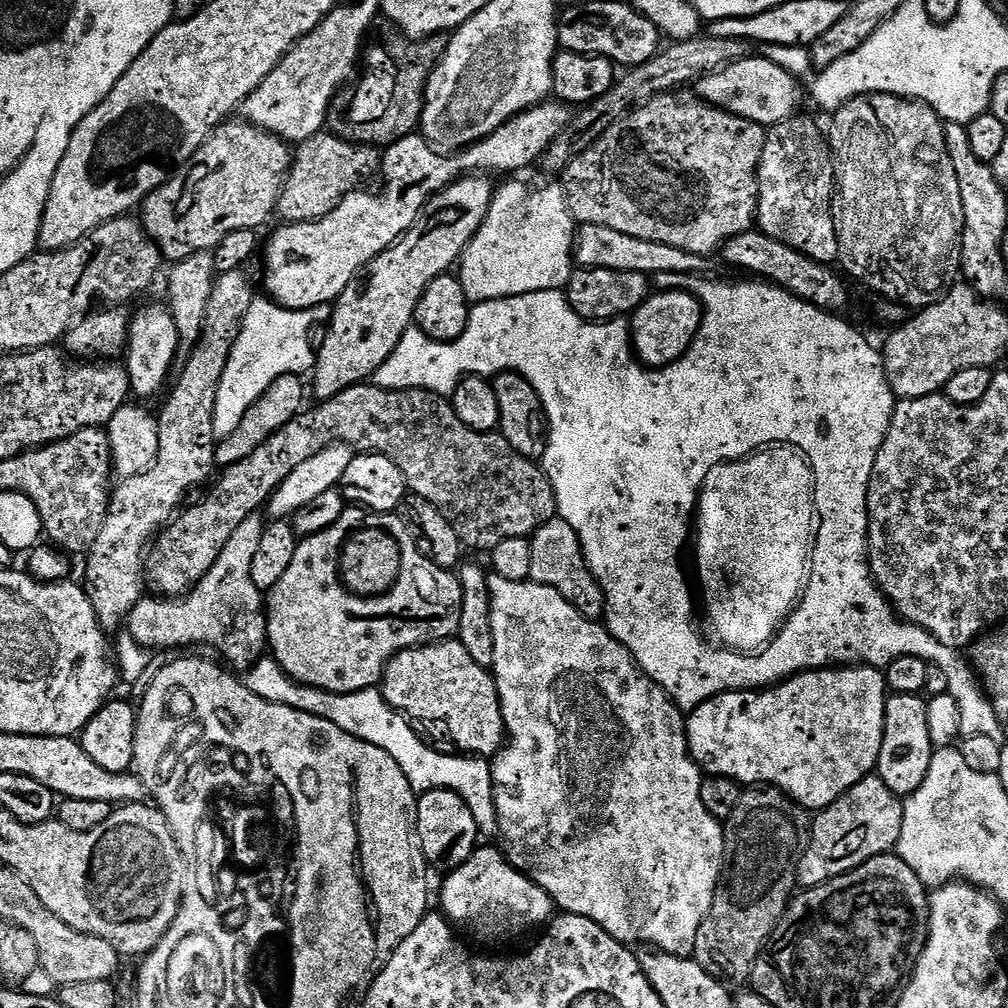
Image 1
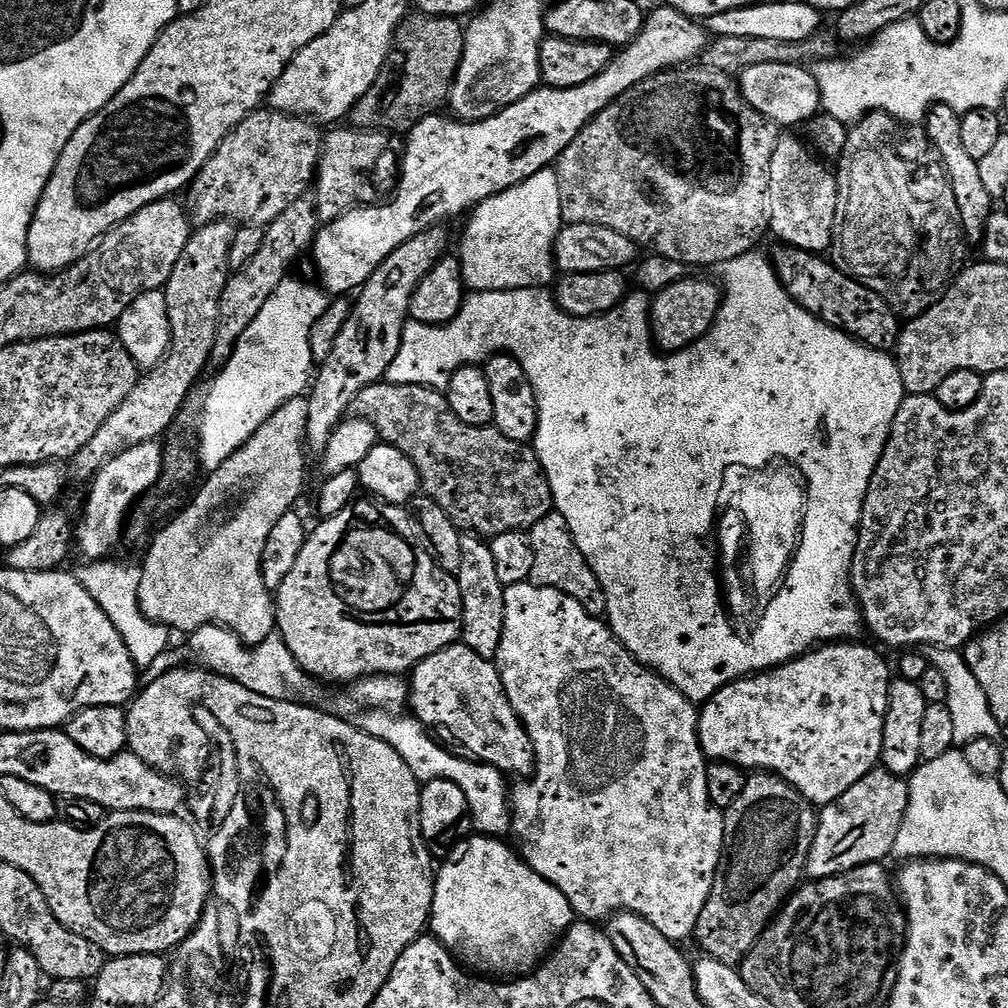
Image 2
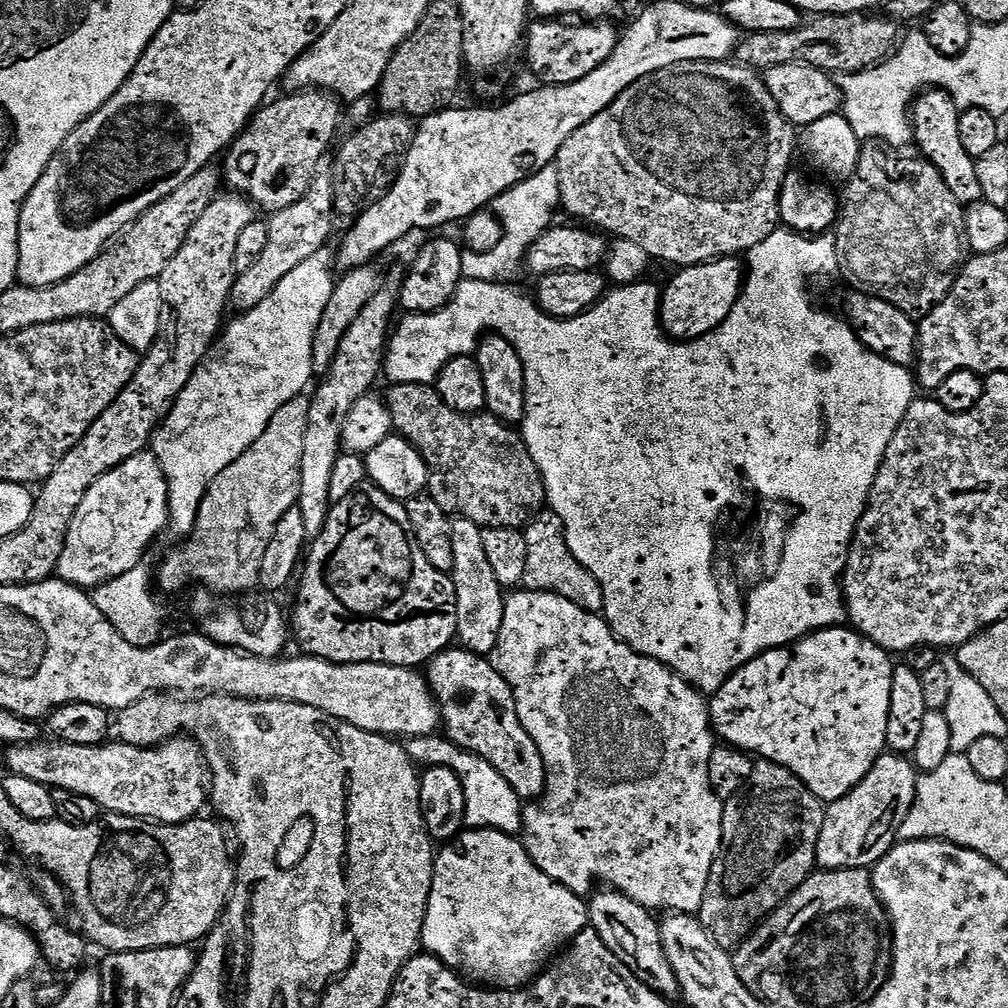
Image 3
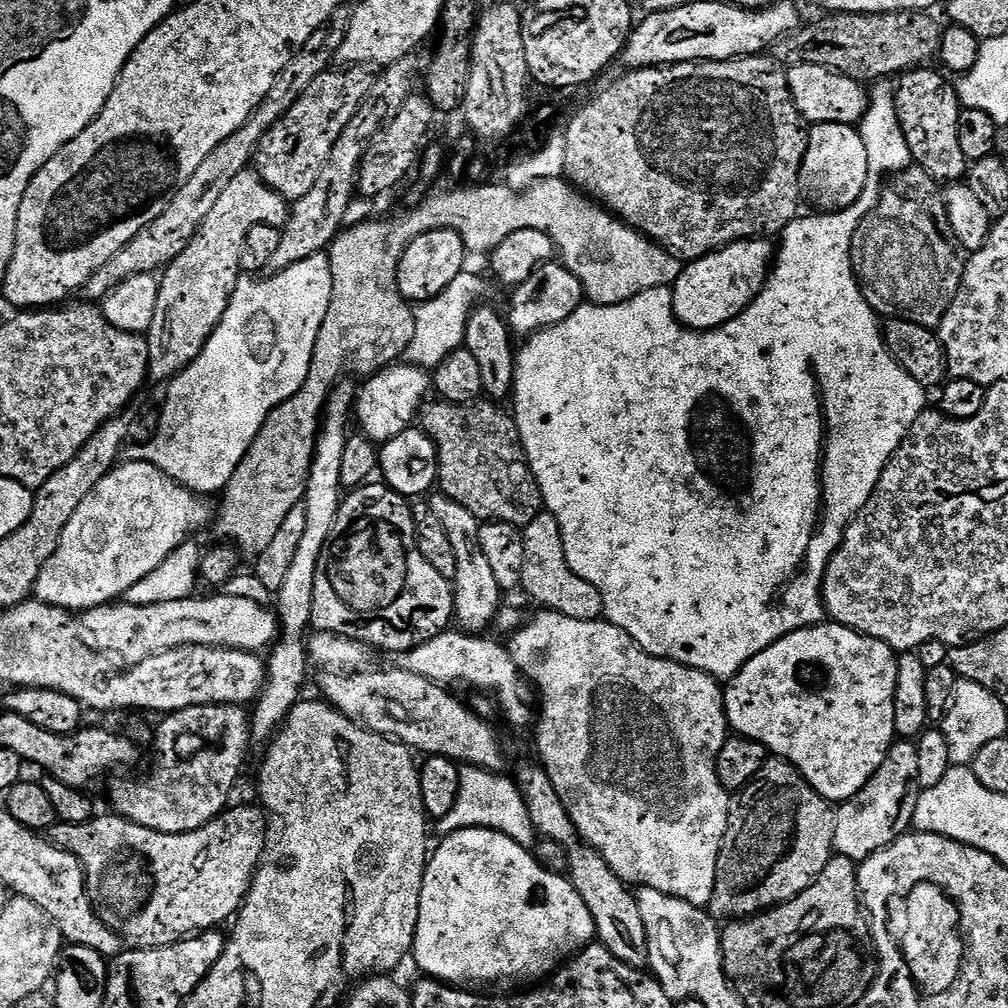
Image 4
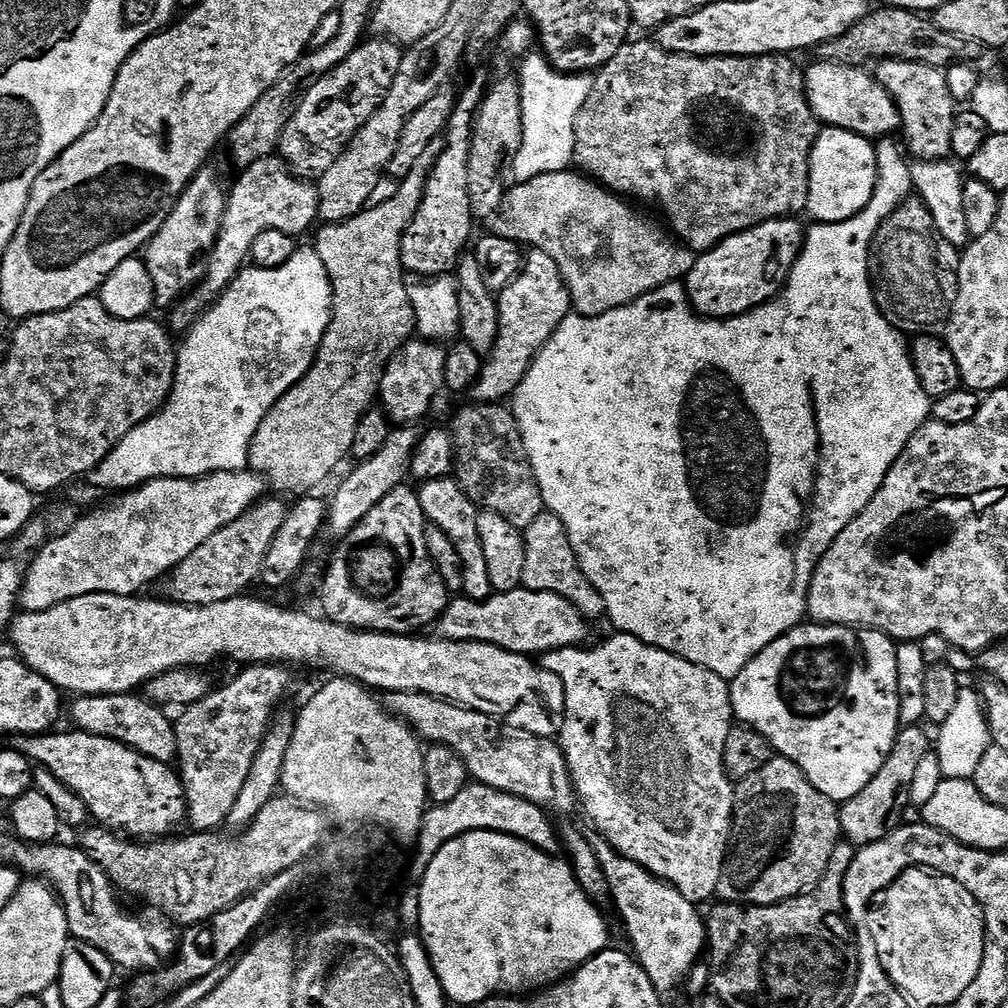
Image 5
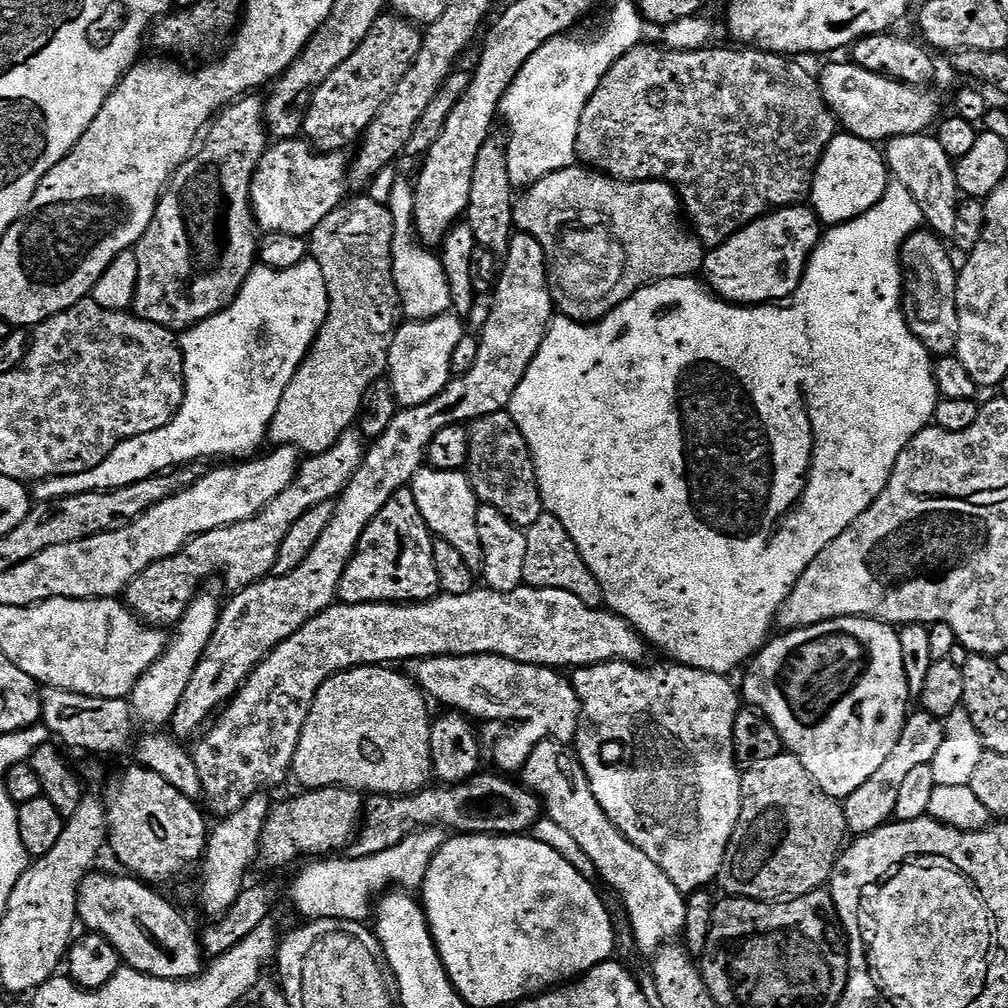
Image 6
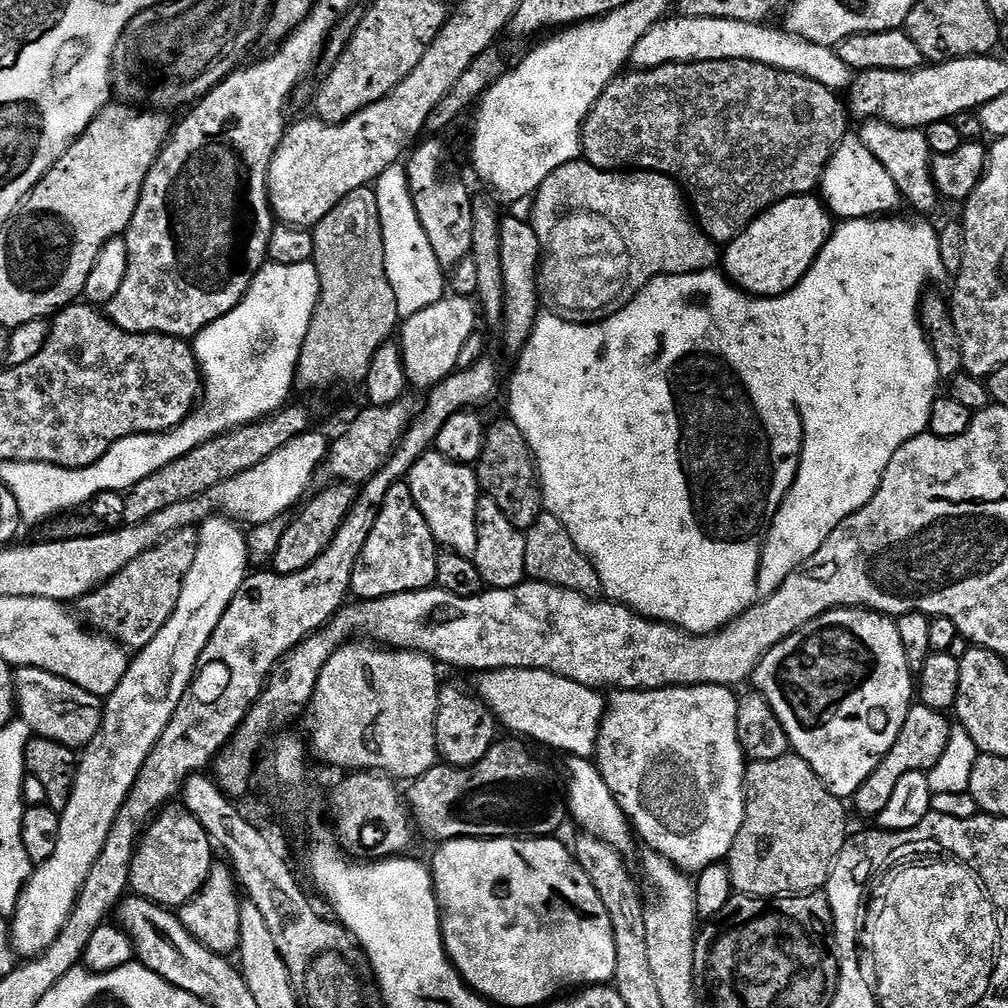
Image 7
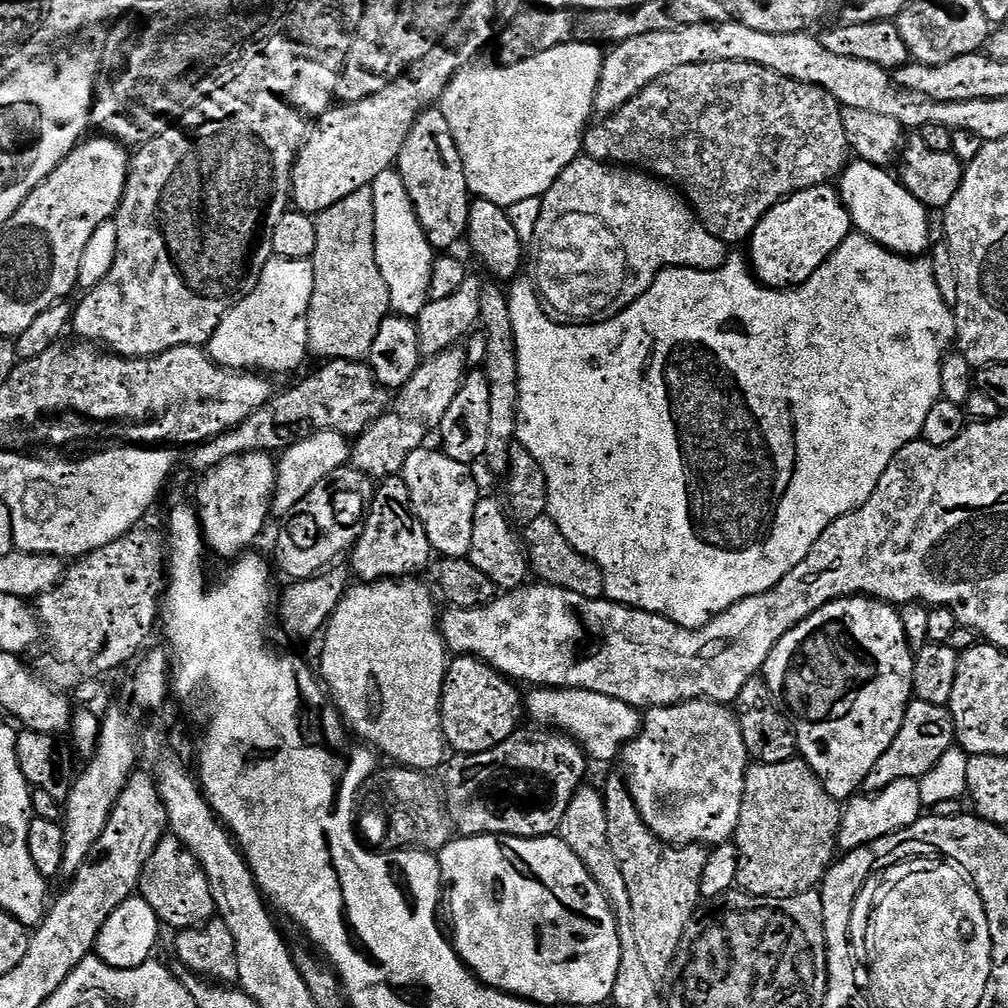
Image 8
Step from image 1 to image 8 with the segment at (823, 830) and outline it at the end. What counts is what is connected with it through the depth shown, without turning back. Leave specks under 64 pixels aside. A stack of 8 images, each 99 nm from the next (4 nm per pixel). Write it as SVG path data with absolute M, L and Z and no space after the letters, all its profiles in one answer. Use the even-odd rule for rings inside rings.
M919 698L913 699L908 705L908 711L904 716L904 722L894 742L886 750L886 754L876 763L874 780L877 780L877 785L885 786L887 784L893 784L895 780L915 780L917 778L924 778L924 775L926 775L936 763L939 765L941 761L945 759L943 756L951 750L952 743L955 745L957 740L958 729L956 726L956 719L954 719L951 711L949 711L945 705L932 704L928 700L921 700Z

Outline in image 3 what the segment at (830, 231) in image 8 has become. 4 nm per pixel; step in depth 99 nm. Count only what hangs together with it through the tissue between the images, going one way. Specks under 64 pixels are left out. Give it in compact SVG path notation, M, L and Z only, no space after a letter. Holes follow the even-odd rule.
M725 258L722 260L711 260L709 264L695 264L689 268L681 268L675 274L677 276L668 285L663 285L662 288L660 327L671 339L677 342L687 342L710 334L718 326L722 326L722 322L726 322L730 310L734 310L734 306L740 297L740 289L744 286L746 268L739 259Z

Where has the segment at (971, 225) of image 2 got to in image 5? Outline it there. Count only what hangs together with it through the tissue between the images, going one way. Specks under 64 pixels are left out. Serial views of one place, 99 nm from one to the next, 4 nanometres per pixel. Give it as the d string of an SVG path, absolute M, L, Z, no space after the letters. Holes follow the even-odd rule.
M882 60L875 65L874 75L896 103L906 148L908 143L907 151L916 160L949 159L953 155L951 139L954 135L958 103L951 96L947 85L947 71L922 62Z

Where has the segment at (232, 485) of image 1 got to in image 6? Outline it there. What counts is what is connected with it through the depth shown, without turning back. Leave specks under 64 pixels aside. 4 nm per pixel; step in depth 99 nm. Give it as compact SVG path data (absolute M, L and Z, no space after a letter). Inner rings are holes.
M511 411L495 412L483 416L481 420L474 420L470 425L472 442L468 455L466 475L472 481L472 489L481 504L494 506L494 510L502 513L509 522L527 529L538 522L540 516L545 515L544 499L540 496L540 479L536 477L536 463L532 461L532 452L528 449L526 438L522 438L522 430L514 422Z

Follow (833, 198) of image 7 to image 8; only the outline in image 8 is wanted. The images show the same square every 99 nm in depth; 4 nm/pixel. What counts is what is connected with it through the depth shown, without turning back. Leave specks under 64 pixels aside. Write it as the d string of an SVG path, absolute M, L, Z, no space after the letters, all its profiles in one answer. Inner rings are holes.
M859 158L853 159L845 167L838 180L838 191L841 200L852 216L855 231L861 236L868 236L884 248L899 253L900 256L920 258L928 248L928 239L932 232L928 229L929 209L910 190L904 187L888 173L887 167L871 164Z

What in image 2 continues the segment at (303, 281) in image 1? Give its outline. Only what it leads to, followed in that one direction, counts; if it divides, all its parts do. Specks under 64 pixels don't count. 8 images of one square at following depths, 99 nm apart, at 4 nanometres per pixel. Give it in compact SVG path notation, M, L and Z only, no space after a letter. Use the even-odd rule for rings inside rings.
M661 6L647 13L638 38L632 44L623 45L606 70L598 78L582 82L582 86L541 86L524 100L485 120L461 122L444 114L422 118L407 133L408 145L402 148L398 187L391 199L379 206L354 208L317 231L310 256L316 259L319 283L324 291L336 298L348 294L344 292L355 293L364 287L380 263L410 237L437 227L447 216L463 217L486 198L499 196L526 182L538 170L553 167L566 146L619 96L659 72L691 65L695 56L703 57L709 43L710 36L703 23L685 16L677 8Z

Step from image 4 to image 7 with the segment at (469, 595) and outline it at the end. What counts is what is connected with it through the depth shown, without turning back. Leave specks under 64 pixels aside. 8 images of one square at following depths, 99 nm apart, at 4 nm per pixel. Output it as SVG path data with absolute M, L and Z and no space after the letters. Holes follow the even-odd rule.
M429 450L424 453L422 458L418 458L416 465L408 472L406 483L414 494L414 502L418 506L418 510L422 510L426 522L432 528L437 545L443 546L447 551L456 552L460 556L475 557L476 547L478 546L476 512L480 509L482 499L482 485L477 469L454 462L443 456L441 452Z

